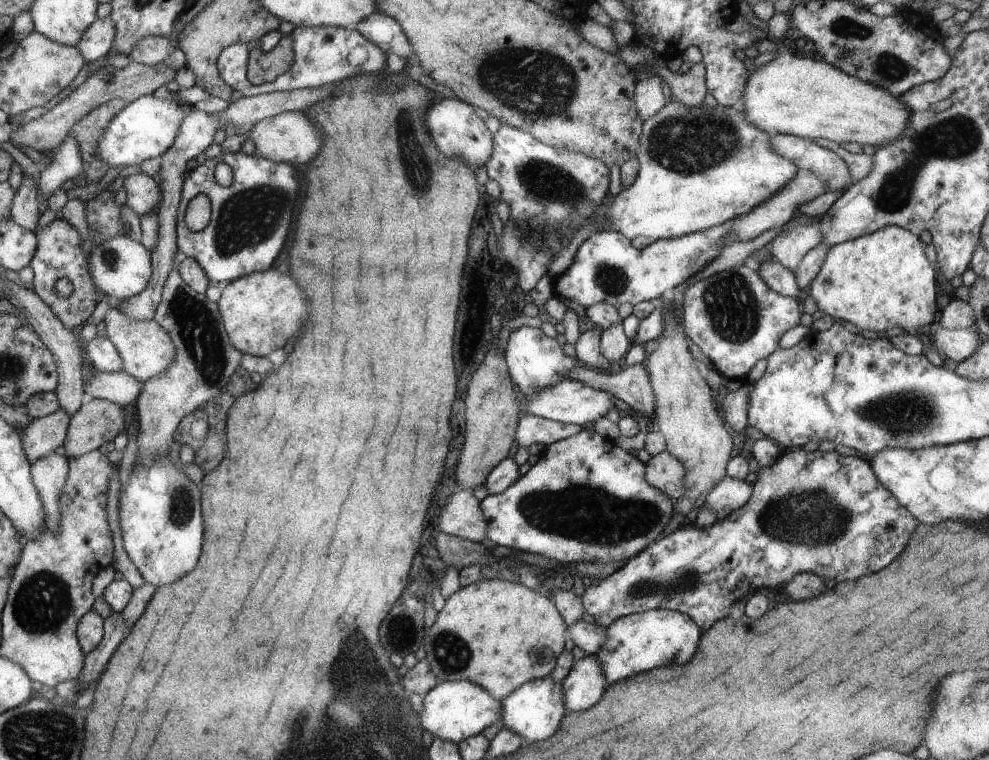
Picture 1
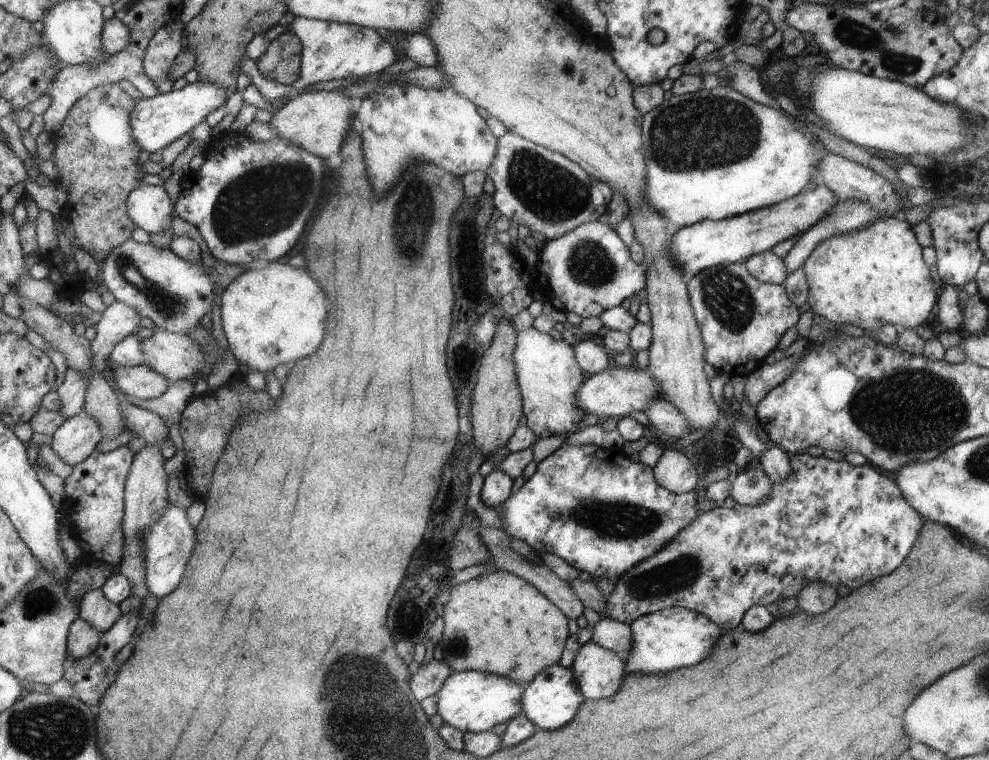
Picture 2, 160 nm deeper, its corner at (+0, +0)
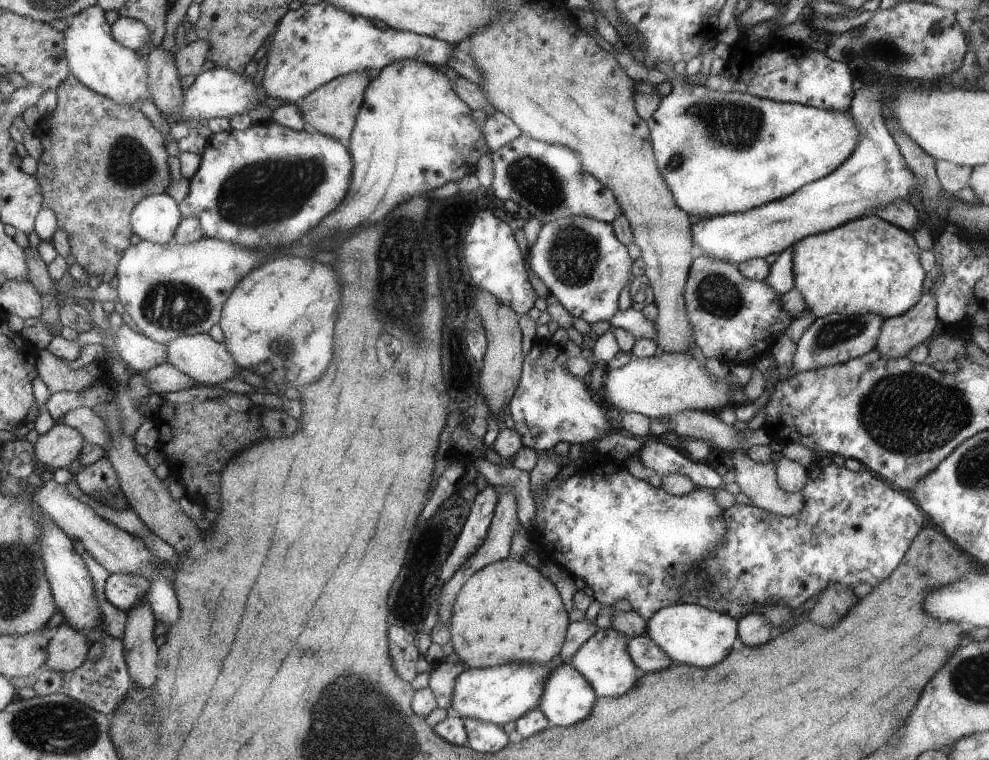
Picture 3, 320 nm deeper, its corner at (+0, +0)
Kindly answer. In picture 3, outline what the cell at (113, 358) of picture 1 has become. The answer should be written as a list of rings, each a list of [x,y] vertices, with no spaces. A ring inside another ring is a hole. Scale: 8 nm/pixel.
[[[130,323],[119,328],[114,347],[131,373],[144,374],[167,362],[165,344],[154,342]]]

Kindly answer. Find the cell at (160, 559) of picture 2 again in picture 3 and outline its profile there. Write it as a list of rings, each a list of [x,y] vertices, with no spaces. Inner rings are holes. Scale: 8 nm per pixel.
[[[162,574],[157,575],[150,581],[150,588],[147,591],[146,598],[151,608],[156,622],[160,624],[174,624],[180,616],[180,606],[178,606],[178,598],[174,594],[174,588],[168,584],[165,576]]]

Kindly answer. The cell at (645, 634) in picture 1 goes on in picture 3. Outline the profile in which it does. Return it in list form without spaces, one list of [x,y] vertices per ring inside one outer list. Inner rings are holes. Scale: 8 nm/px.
[[[681,602],[661,609],[647,621],[647,635],[675,664],[714,666],[722,662],[738,638],[738,620],[728,613]]]

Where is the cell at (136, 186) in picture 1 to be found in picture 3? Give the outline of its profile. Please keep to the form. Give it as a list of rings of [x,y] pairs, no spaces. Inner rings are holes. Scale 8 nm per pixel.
[[[167,193],[145,196],[132,214],[134,234],[142,241],[170,243],[183,216],[180,206]]]

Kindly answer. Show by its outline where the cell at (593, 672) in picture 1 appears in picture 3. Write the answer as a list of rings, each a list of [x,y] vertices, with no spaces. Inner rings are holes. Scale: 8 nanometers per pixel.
[[[613,627],[599,629],[592,638],[590,638],[575,654],[572,661],[569,663],[574,669],[585,677],[594,688],[598,688],[598,696],[622,696],[626,694],[640,678],[640,670],[638,665],[633,660],[633,656],[629,652],[629,638],[624,633],[617,632]]]

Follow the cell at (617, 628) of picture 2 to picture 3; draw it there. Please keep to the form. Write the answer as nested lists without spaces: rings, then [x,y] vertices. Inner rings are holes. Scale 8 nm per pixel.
[[[648,635],[629,638],[629,652],[638,667],[645,673],[661,672],[670,669],[675,663],[660,645]]]

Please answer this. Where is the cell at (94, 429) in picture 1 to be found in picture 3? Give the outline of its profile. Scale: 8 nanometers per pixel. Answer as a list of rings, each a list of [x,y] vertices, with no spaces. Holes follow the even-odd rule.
[[[56,423],[33,443],[37,460],[55,469],[70,468],[85,444],[82,433],[64,423]]]

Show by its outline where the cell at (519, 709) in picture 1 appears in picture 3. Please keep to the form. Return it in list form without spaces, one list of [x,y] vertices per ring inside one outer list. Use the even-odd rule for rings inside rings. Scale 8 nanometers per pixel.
[[[568,663],[553,666],[538,706],[554,726],[570,726],[586,720],[596,702],[593,686]]]

